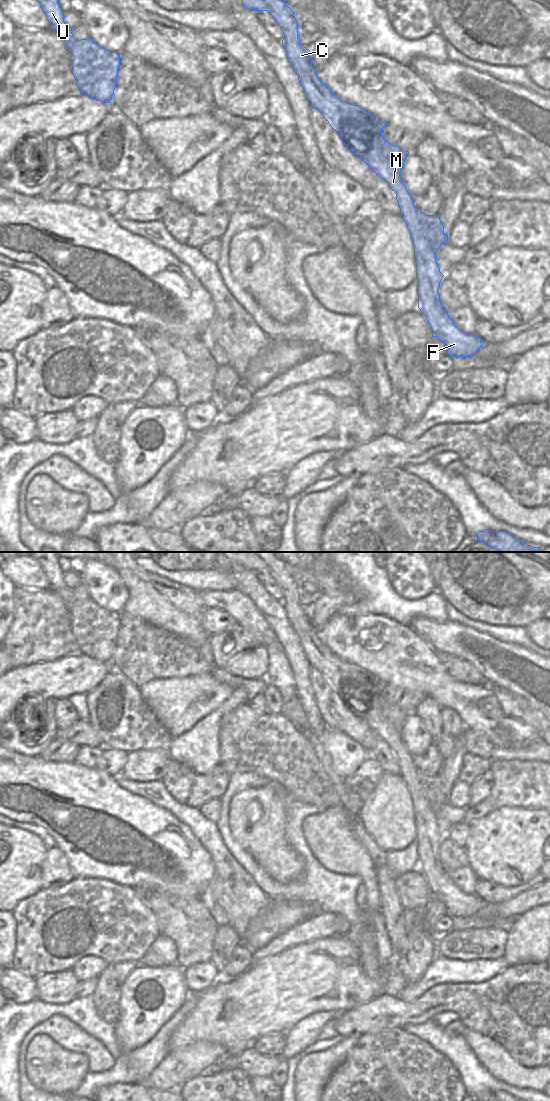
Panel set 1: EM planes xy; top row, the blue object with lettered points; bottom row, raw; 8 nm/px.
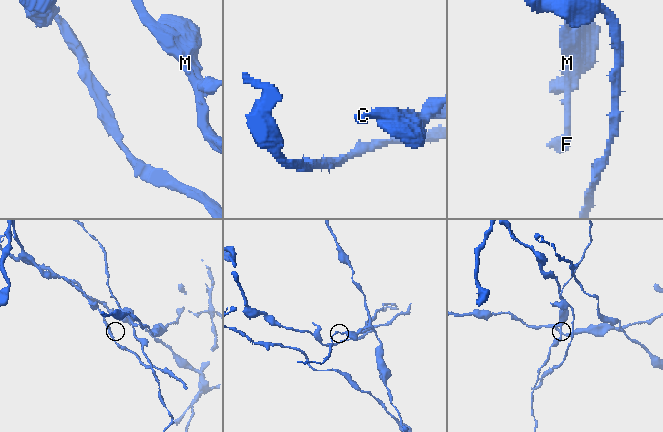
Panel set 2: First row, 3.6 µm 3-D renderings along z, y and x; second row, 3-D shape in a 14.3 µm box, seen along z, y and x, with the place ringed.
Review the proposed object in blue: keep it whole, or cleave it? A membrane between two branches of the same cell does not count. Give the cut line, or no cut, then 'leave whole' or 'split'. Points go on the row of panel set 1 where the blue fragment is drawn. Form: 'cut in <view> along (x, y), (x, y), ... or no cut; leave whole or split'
cut in xy along (425, 214), (422, 229), (425, 237), (434, 248); split

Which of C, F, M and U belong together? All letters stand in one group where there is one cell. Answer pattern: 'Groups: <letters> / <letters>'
Groups: C F M / U

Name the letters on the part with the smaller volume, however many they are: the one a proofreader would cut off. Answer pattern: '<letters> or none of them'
C, F, M

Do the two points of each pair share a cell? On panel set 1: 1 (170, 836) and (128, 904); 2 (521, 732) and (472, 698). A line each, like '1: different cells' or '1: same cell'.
1: different cells
2: same cell

